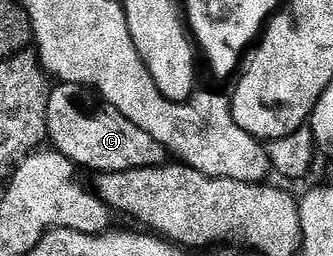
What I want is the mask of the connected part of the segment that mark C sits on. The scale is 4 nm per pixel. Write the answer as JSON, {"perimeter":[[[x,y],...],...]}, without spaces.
{"perimeter":[[[59,82],[49,96],[47,113],[47,136],[50,145],[76,167],[95,170],[99,174],[125,172],[133,168],[153,168],[168,161],[167,149],[149,132],[137,128],[133,120],[121,116],[113,108],[92,92],[88,87],[78,86],[76,82]]]}

